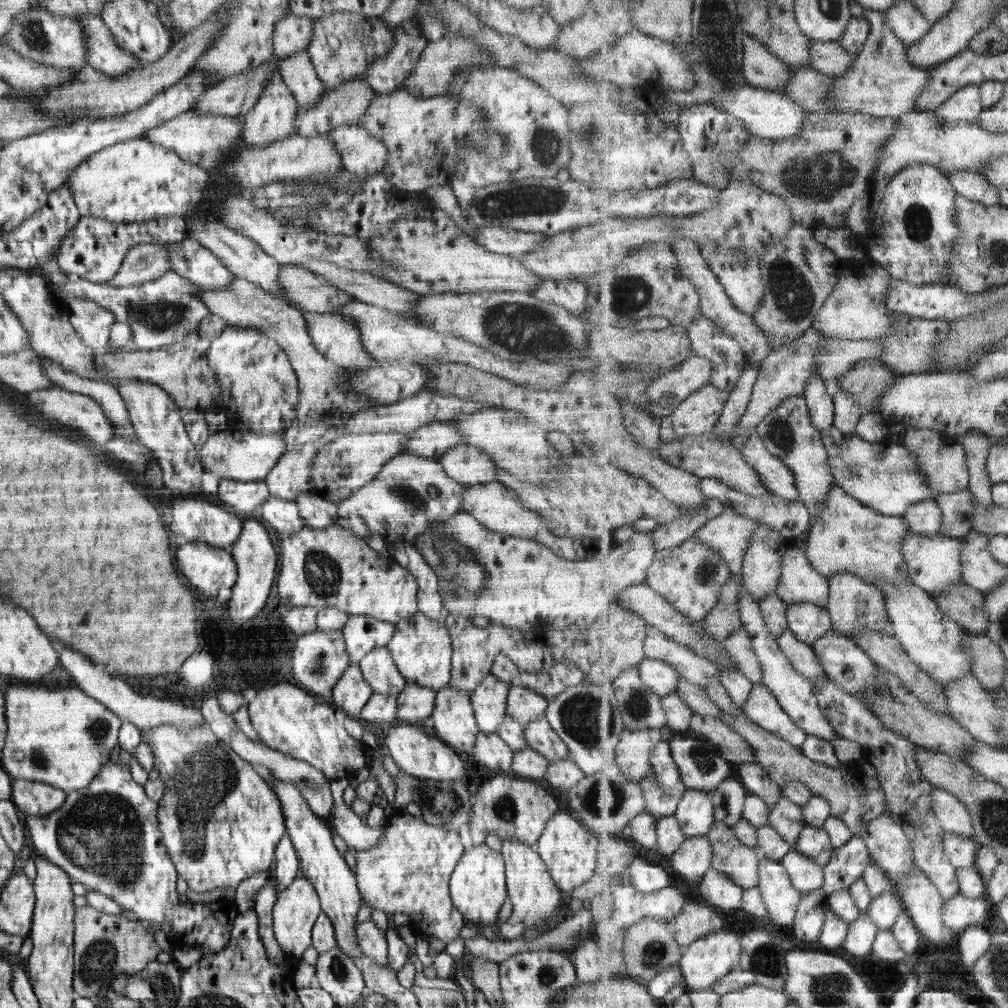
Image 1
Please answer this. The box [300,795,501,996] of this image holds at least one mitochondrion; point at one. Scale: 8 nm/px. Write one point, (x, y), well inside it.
(339, 971)

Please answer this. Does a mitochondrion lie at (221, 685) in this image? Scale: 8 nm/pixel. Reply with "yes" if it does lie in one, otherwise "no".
no

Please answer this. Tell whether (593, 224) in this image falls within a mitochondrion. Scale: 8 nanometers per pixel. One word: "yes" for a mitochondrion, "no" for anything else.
no

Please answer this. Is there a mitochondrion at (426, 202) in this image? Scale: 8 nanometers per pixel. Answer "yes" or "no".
no

